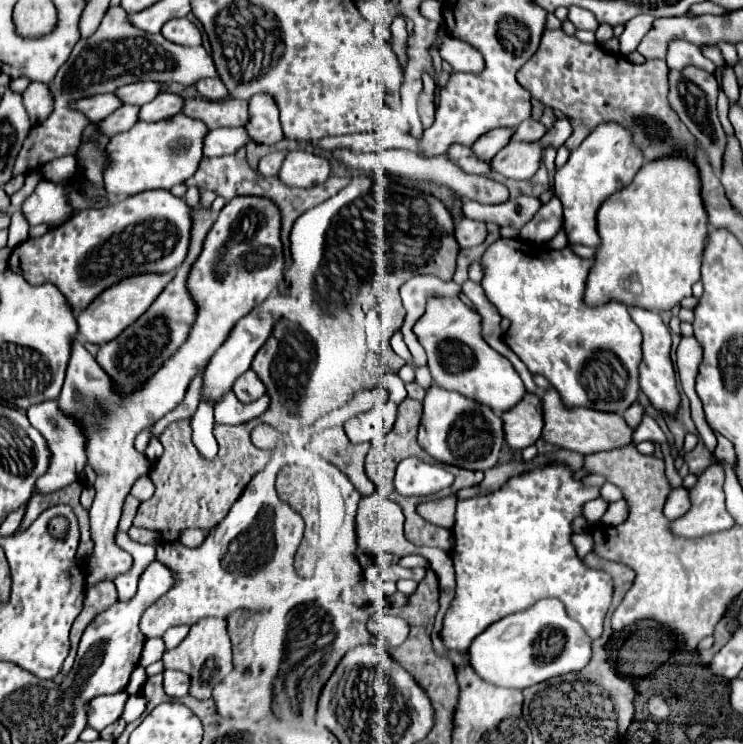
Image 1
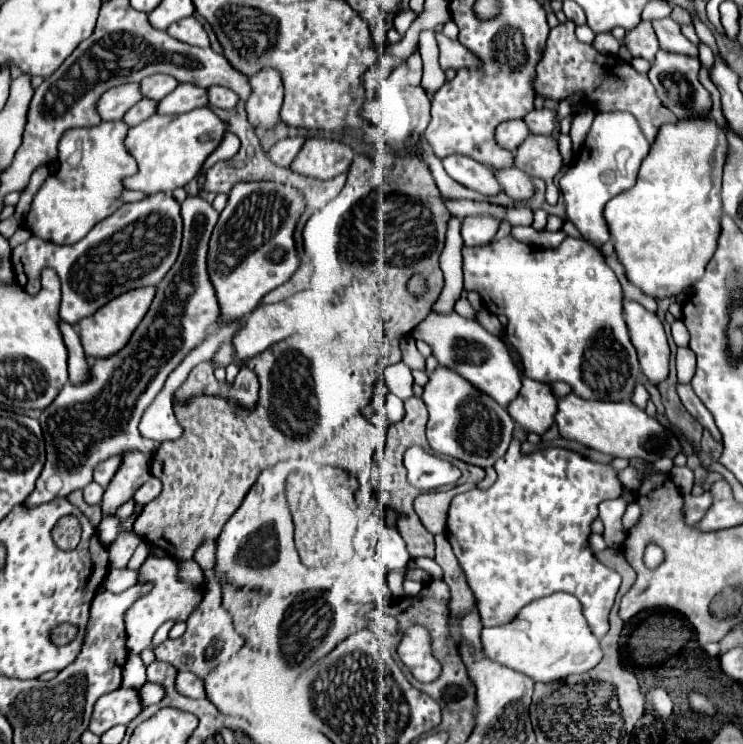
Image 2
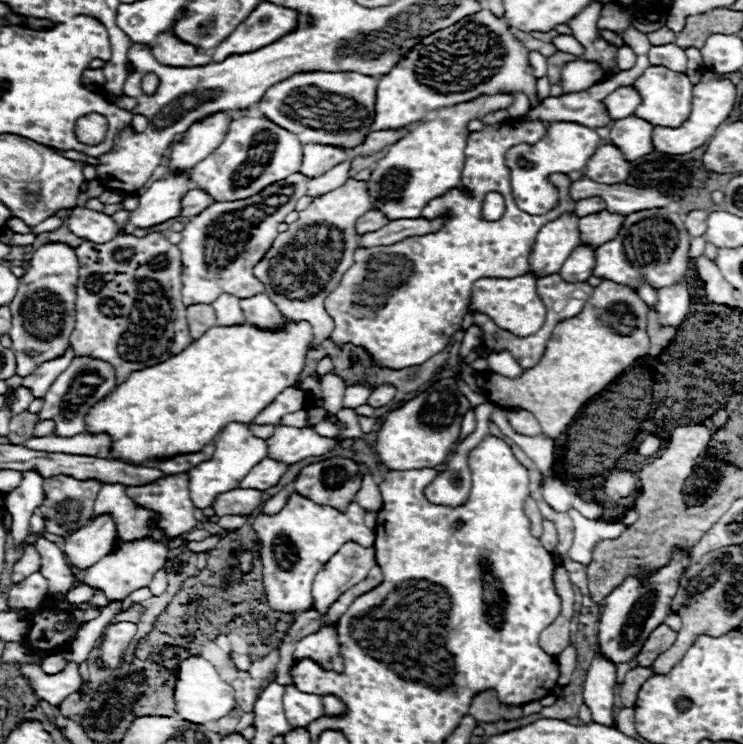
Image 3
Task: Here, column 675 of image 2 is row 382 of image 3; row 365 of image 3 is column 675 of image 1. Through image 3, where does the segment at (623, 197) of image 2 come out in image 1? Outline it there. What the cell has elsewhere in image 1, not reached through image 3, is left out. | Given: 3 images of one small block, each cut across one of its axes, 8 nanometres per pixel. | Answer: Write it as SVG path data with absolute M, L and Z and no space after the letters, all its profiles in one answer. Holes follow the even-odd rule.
M670 156L644 164L630 186L610 196L598 212L600 246L596 248L594 264L590 268L584 292L586 306L602 306L610 300L618 300L626 306L638 306L646 310L670 310L682 298L692 296L692 286L700 280L700 258L704 252L706 210L700 198L698 168L684 156Z

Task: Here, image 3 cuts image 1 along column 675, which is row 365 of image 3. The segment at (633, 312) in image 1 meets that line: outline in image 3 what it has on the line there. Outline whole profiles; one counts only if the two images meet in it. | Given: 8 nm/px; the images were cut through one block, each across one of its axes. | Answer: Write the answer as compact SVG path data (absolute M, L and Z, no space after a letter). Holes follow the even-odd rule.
M506 120L470 132L462 170L462 186L468 192L464 194L452 188L444 196L430 200L422 210L422 216L428 220L448 212L448 222L434 234L412 236L398 244L374 248L358 246L356 262L342 276L334 292L328 294L328 300L324 300L328 316L334 320L330 340L340 346L362 346L372 356L374 366L380 368L402 370L422 364L442 352L450 344L452 334L460 330L476 280L526 274L540 228L565 212L575 211L574 202L568 196L568 186L572 182L568 174L555 173L549 177L559 192L559 203L544 215L526 214L512 200L510 168L504 164L504 154L518 142L538 142L546 134L546 128L542 120ZM488 192L500 192L506 202L504 216L496 222L482 218L482 202Z

